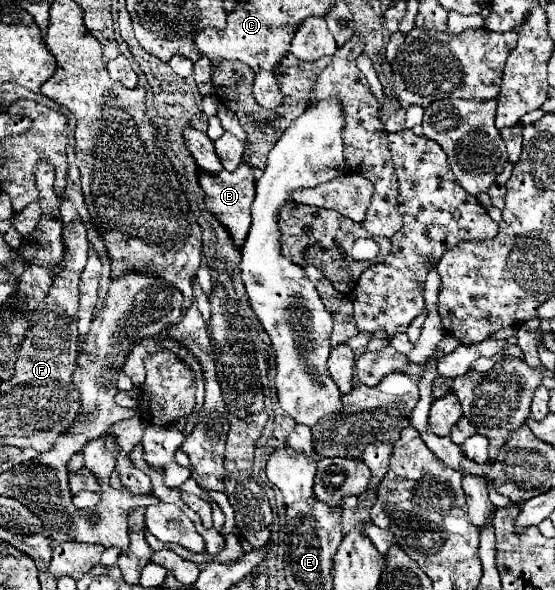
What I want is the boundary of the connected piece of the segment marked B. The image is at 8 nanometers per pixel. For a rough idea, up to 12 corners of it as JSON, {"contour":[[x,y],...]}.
{"contour":[[197,168],[207,210],[239,248],[251,226],[255,180]]}

